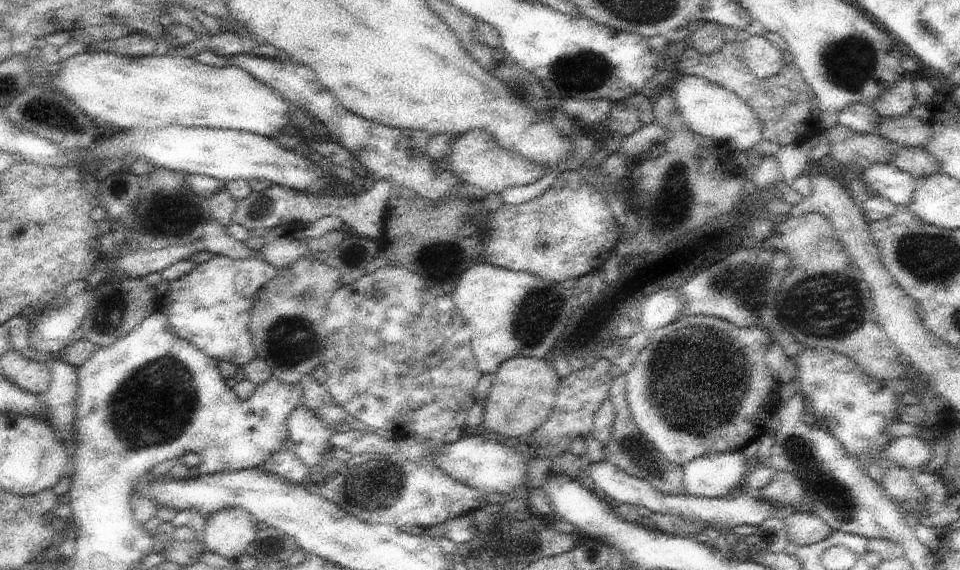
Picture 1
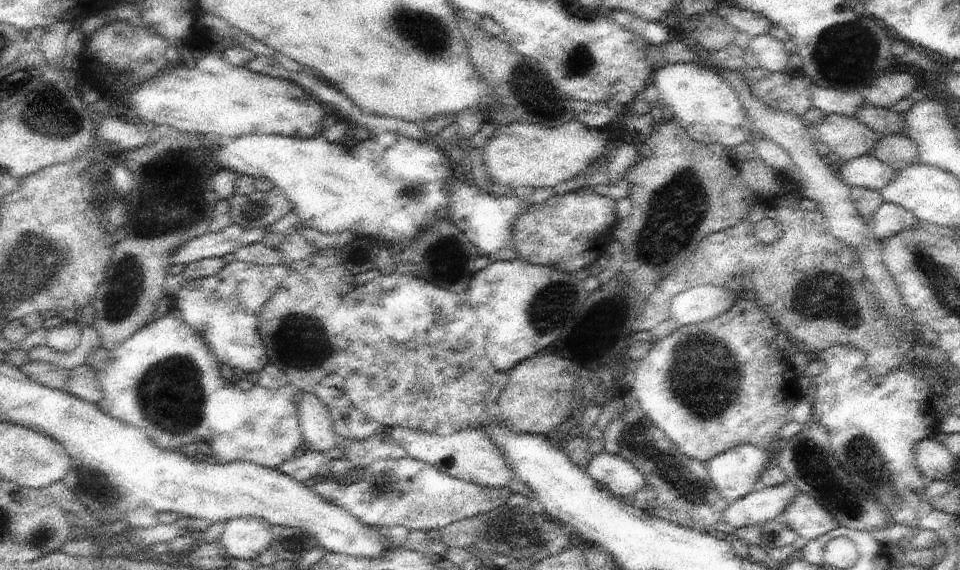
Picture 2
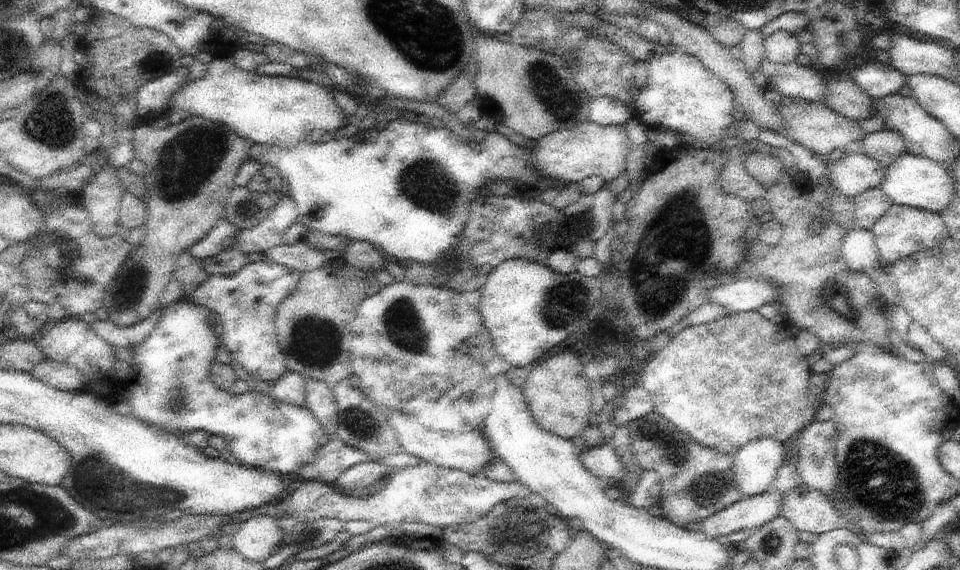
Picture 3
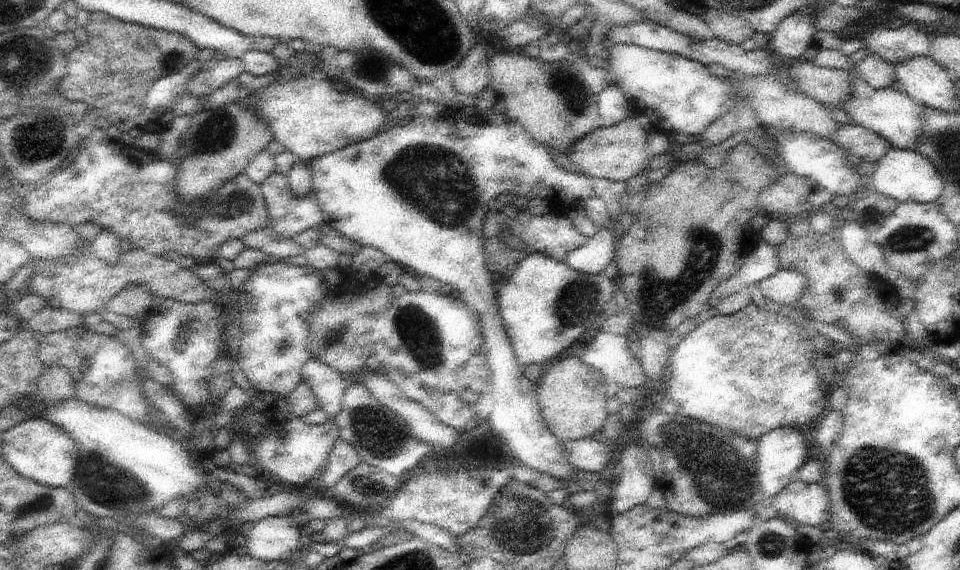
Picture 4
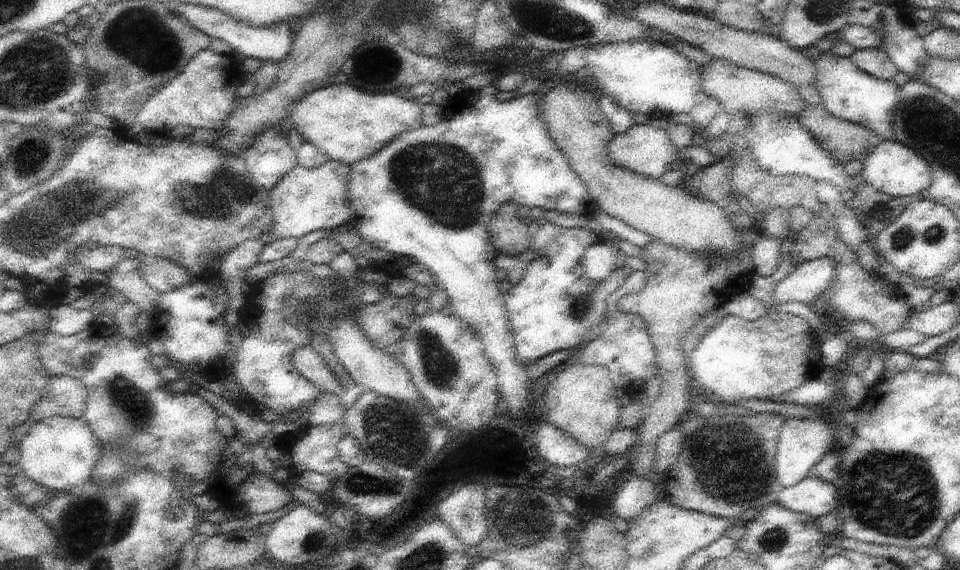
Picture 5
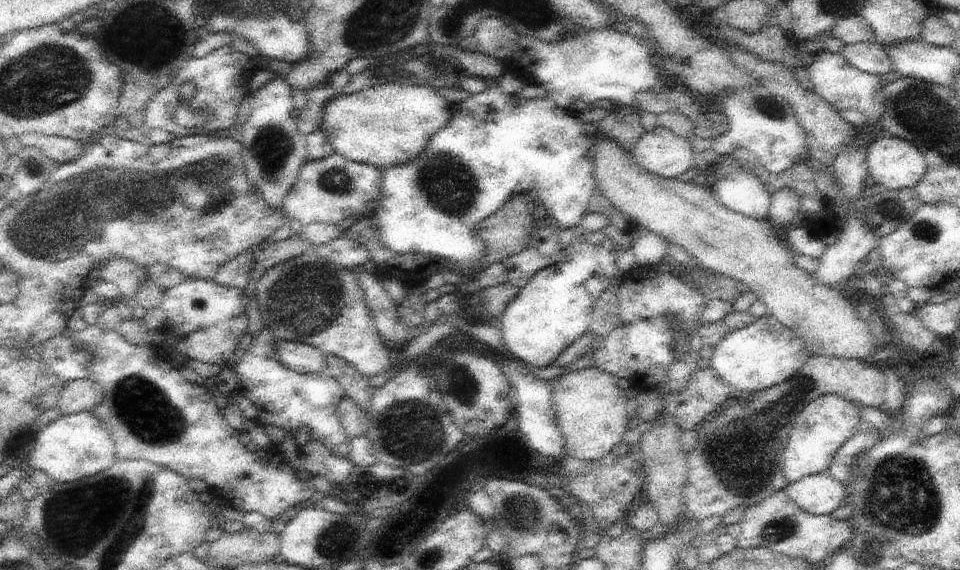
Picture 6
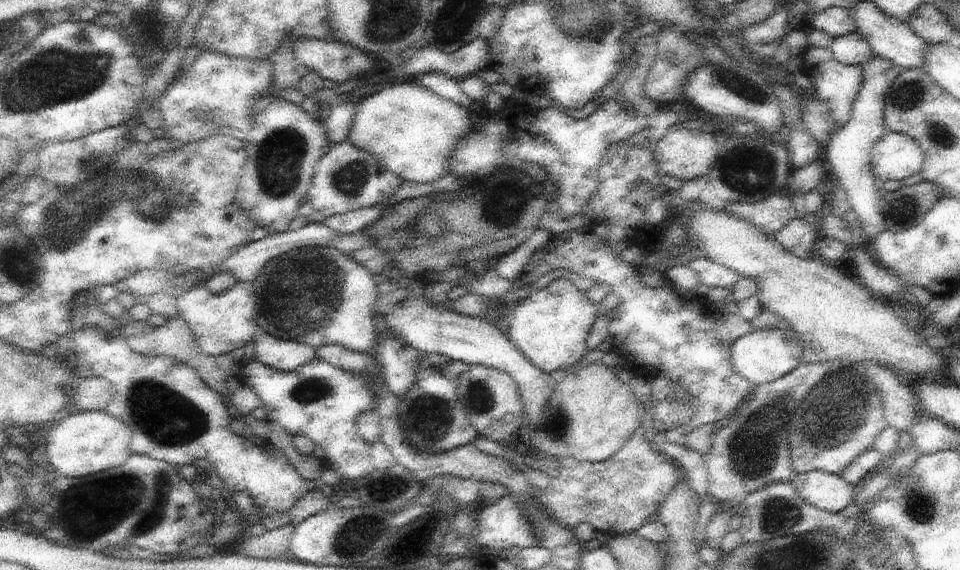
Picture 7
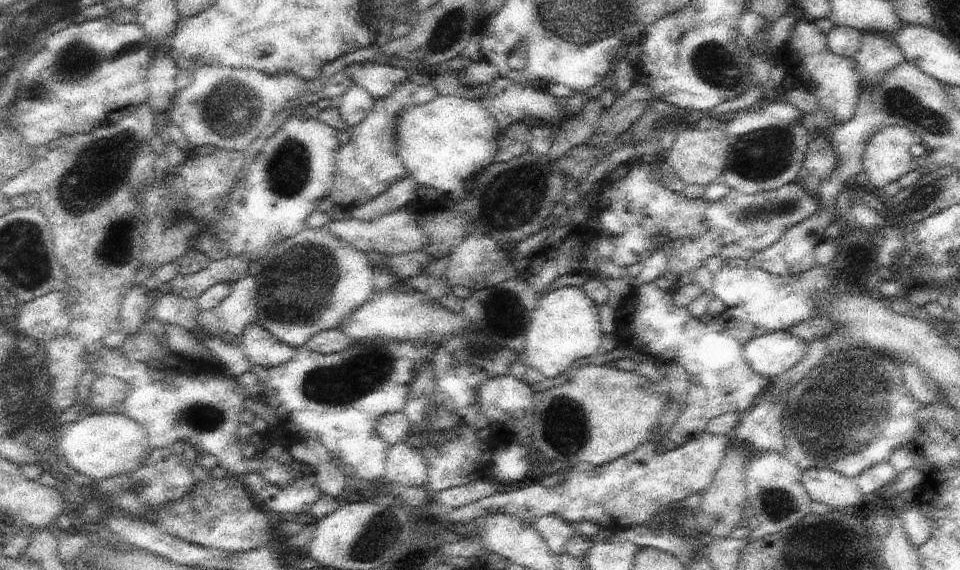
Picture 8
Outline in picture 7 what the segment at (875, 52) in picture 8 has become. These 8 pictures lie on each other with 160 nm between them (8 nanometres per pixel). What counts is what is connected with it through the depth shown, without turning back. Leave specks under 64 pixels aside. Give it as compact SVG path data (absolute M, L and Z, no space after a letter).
M876 53L862 65L862 68L864 80L856 97L852 114L846 126L832 136L826 148L826 154L831 170L838 178L839 188L845 190L851 210L858 215L861 236L866 236L872 241L885 230L885 218L879 207L881 198L878 194L879 188L875 174L871 171L871 152L876 142L888 132L887 125L883 121L886 93L903 70L892 60Z

